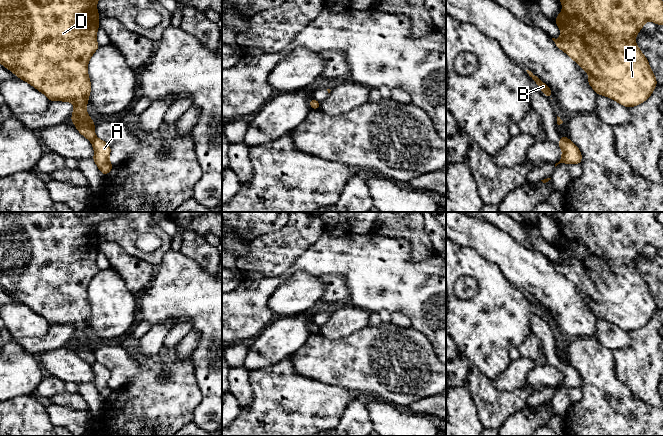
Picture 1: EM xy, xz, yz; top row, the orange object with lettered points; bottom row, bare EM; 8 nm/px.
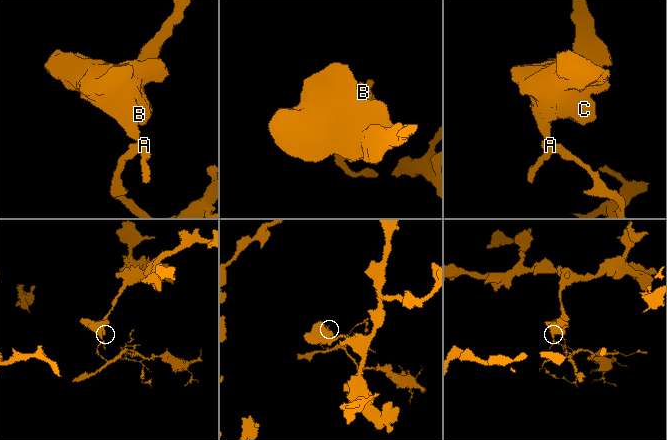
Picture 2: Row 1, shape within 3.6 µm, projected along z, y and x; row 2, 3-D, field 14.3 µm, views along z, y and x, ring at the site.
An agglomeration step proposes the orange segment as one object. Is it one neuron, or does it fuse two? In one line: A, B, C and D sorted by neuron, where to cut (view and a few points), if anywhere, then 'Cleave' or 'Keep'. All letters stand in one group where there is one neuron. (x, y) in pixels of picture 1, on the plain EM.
Groups: A / B C D. Split along xy (95, 361), (91, 365). Cleave

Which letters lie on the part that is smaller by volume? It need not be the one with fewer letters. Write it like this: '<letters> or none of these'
A

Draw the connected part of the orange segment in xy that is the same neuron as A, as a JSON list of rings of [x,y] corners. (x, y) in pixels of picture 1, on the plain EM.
[[[98,362],[93,363],[91,367],[95,374],[95,378],[92,383],[94,384],[102,398],[105,400],[113,392],[113,389],[108,384],[108,381],[111,377],[111,372],[106,366]]]

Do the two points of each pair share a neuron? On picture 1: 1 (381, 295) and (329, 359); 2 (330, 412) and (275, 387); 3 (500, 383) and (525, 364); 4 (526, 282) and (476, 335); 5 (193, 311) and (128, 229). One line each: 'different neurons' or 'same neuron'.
1: different neurons
2: same neuron
3: same neuron
4: different neurons
5: different neurons

